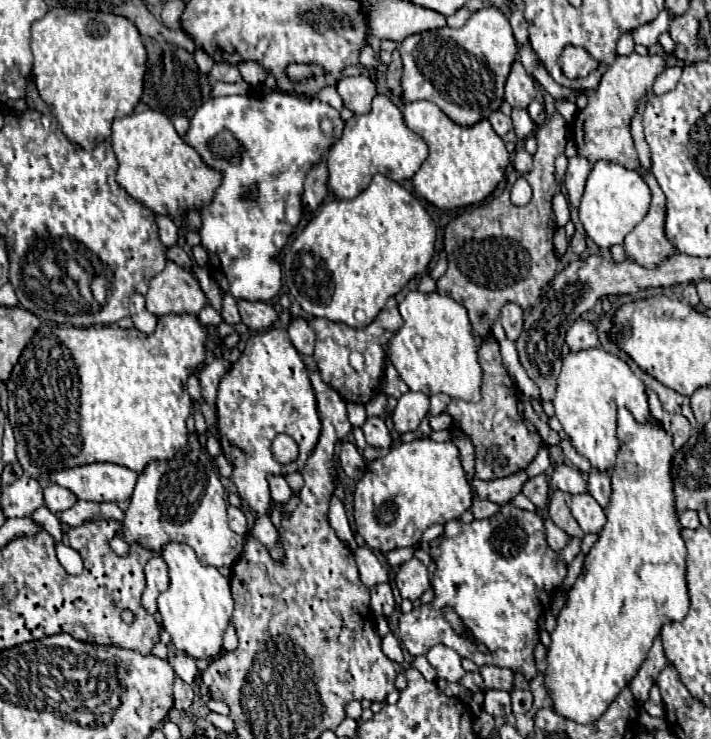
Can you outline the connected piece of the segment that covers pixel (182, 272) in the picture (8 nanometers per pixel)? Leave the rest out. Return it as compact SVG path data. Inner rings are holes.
M168 261L164 271L150 279L146 293L146 309L160 315L198 315L208 305L204 291L196 277L180 265Z

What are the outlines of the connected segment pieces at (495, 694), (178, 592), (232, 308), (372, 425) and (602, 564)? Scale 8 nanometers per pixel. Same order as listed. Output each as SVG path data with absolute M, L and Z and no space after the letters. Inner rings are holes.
M488 689L484 695L484 711L490 713L496 721L510 715L512 713L510 693L502 691L502 689Z
M168 543L162 549L168 563L170 589L158 597L158 611L164 629L170 633L174 645L194 659L216 659L222 653L222 637L232 617L230 581L220 575L216 567L202 567L190 545Z
M226 293L224 295L224 301L222 301L222 319L228 323L228 325L238 325L242 323L242 317L238 313L238 307L236 307L236 299Z
M368 417L366 423L362 425L362 431L366 435L366 443L368 445L384 449L384 451L390 449L392 437L390 437L390 431L388 431L388 427L386 427L382 417Z
M618 409L618 437L622 441L620 453L618 453L618 463L616 467L610 471L612 475L612 499L610 499L610 507L606 509L606 525L600 531L600 539L594 543L594 547L588 551L586 561L584 561L584 573L580 579L576 579L576 583L572 585L570 593L568 593L568 603L566 607L560 611L558 615L558 625L552 631L552 643L548 647L548 657L546 657L546 671L544 671L544 681L546 681L546 689L552 697L552 707L558 715L572 719L576 723L596 723L602 713L608 709L608 705L618 697L618 693L628 687L628 683L632 681L632 677L638 673L640 665L644 663L654 637L660 633L664 623L670 621L682 621L690 609L690 595L688 595L688 585L686 585L686 545L680 537L680 527L678 527L678 513L674 511L674 491L672 491L672 483L670 483L670 459L674 455L674 447L672 447L672 439L670 435L664 431L664 427L656 421L648 421L646 425L636 423L636 419L632 417L630 411L626 409Z

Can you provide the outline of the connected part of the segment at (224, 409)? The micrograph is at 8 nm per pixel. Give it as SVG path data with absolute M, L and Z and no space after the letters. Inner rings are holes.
M280 327L250 335L240 359L230 365L218 385L216 415L220 445L233 465L231 479L239 496L252 505L258 515L268 513L272 505L268 477L300 471L312 455L322 429L306 365L286 335L286 329ZM278 433L290 435L300 447L300 457L290 465L280 465L272 457L270 443Z

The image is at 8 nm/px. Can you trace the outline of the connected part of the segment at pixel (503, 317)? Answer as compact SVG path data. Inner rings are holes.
M506 303L500 311L500 321L504 325L506 337L516 341L518 335L522 333L522 309L516 303Z

